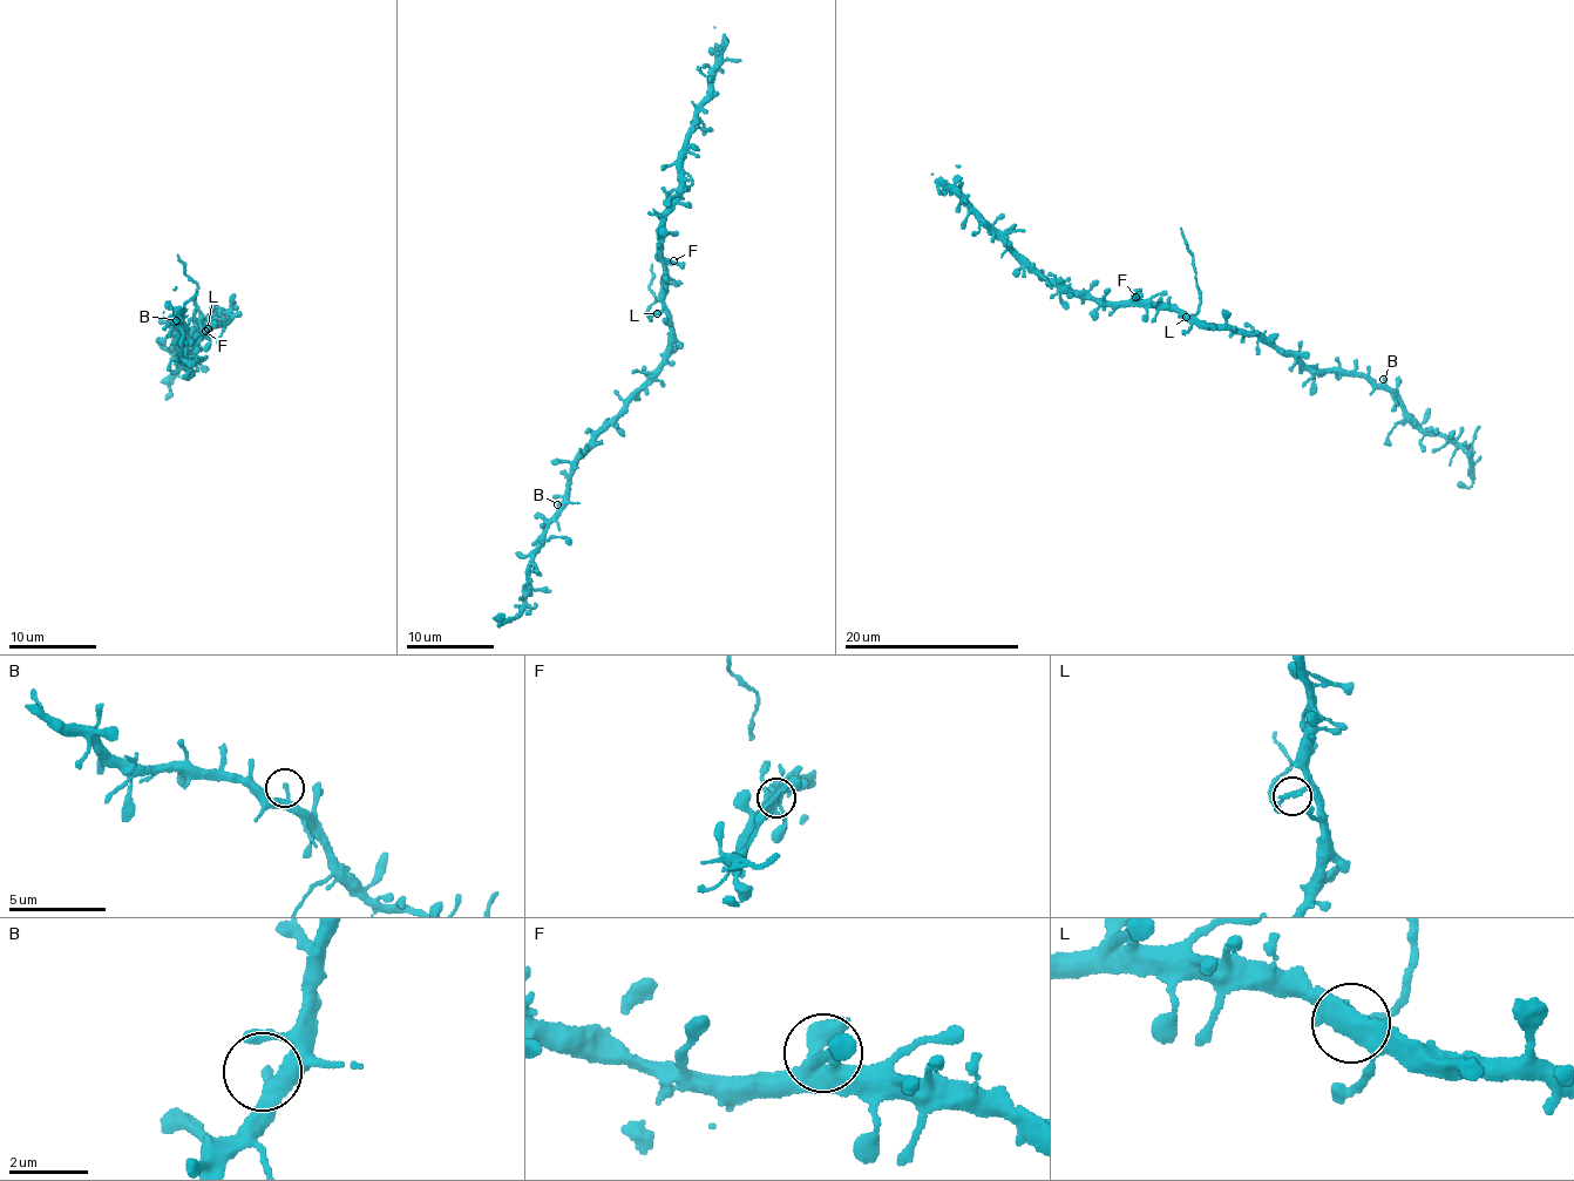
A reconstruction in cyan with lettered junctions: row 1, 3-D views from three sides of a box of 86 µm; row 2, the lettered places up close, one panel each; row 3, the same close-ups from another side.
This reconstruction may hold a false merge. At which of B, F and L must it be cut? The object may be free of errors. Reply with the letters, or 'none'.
L

